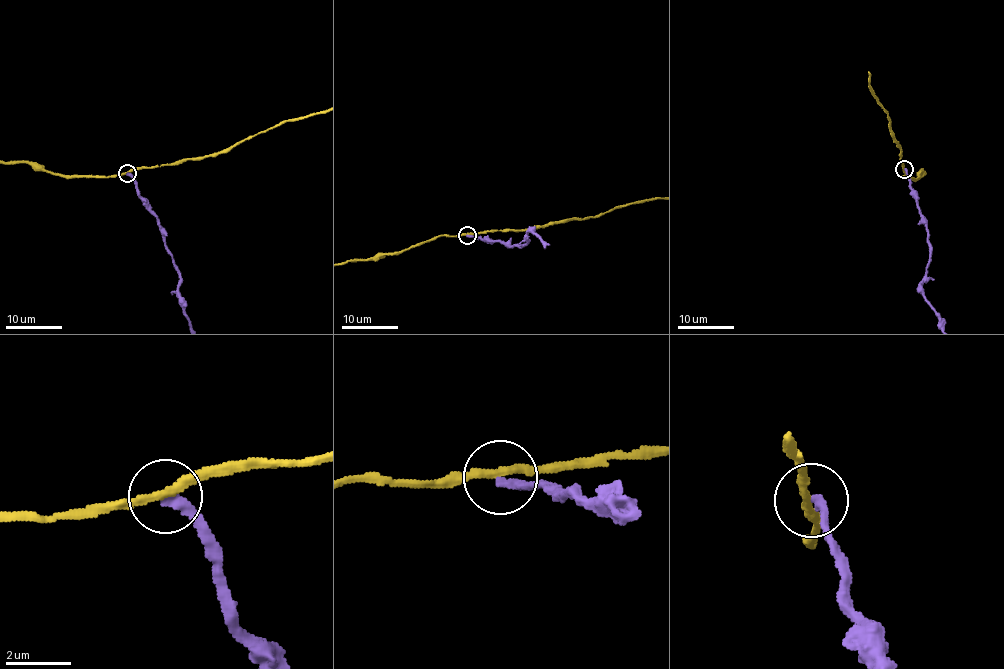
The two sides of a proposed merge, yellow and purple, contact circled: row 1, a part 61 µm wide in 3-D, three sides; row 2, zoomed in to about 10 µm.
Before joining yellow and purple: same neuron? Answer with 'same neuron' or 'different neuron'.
different neuron

